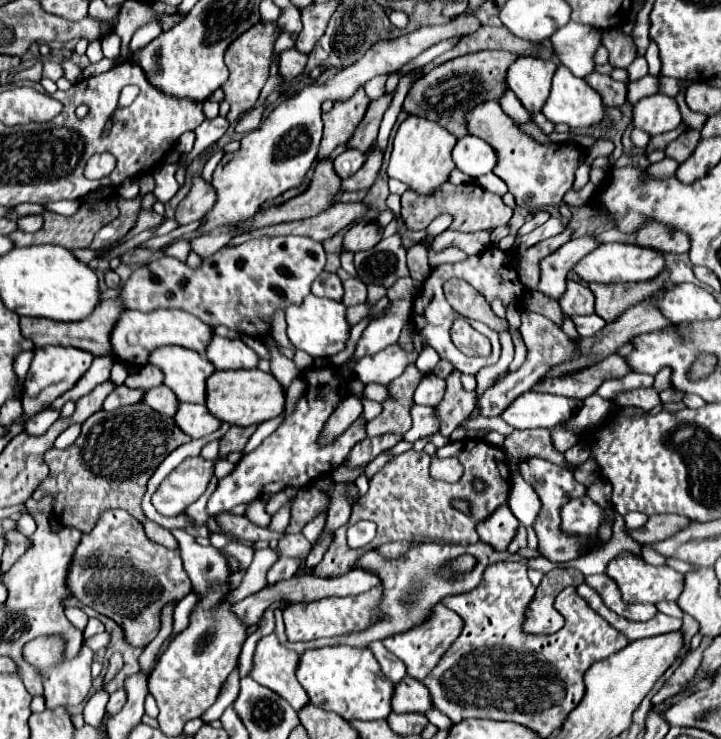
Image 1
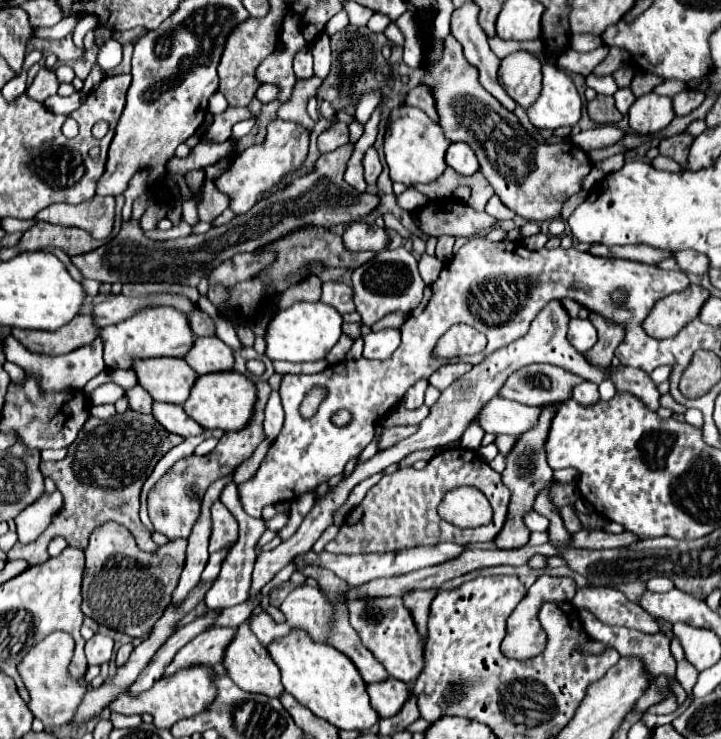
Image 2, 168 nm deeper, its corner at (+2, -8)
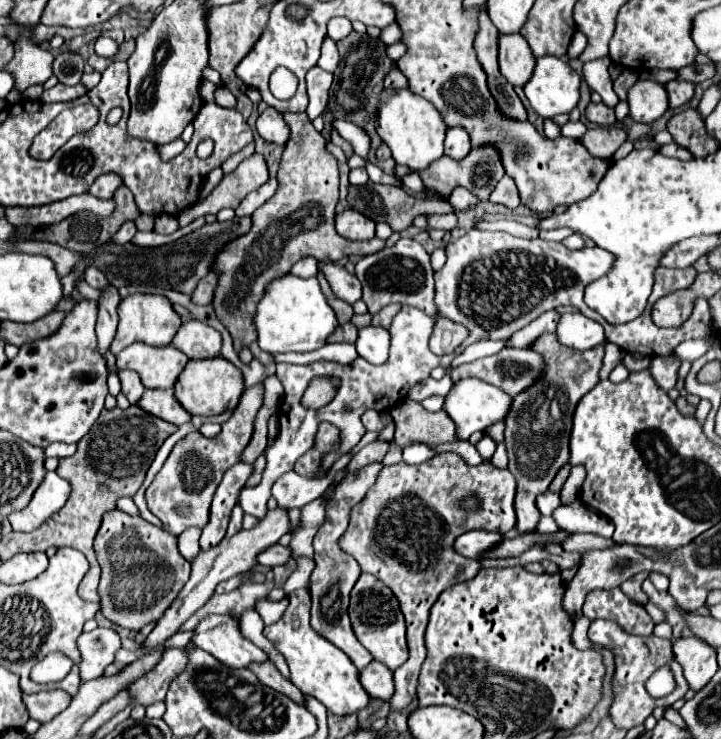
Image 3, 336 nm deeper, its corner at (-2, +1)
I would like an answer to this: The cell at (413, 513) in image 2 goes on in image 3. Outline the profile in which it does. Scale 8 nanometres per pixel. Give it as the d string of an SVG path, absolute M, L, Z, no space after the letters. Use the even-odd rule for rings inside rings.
M445 452L417 466L405 462L385 466L365 498L351 510L351 522L347 532L339 538L339 546L355 556L363 572L375 574L393 590L407 620L411 656L395 670L395 680L393 672L375 660L361 672L361 684L369 696L383 702L391 700L393 712L407 708L417 696L419 668L427 654L425 628L431 606L443 590L473 578L481 566L477 560L455 556L455 538L467 530L479 528L487 532L511 530L515 526L513 498L515 478L507 468L497 468L491 462L469 466L459 454ZM467 494L481 498L479 512L465 512L455 504Z

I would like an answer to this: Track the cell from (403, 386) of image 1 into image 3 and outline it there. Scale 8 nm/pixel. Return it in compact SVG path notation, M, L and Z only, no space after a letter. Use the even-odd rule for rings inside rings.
M406 398L391 408L391 416L395 422L395 444L407 446L411 442L421 444L439 444L455 440L455 424L447 416L447 412L430 412L419 402Z

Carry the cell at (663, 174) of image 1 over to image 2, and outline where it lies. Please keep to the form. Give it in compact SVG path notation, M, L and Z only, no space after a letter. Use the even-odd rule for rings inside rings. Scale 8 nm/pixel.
M659 155L651 161L651 165L655 165L655 169L663 169L663 171L681 171L683 167L677 165L677 161L673 161L671 157L665 157L665 155Z

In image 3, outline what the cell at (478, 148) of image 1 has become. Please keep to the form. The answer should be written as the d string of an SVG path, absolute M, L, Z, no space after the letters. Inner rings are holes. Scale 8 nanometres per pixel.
M449 128L445 138L445 154L461 160L463 156L467 156L467 152L471 152L471 138L467 136L467 132L463 128Z

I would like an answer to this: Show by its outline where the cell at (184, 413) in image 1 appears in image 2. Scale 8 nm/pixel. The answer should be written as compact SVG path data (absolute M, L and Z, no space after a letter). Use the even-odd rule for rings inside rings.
M155 403L153 405L153 417L171 433L181 435L181 437L191 437L191 435L201 435L203 427L195 425L179 405L171 403Z

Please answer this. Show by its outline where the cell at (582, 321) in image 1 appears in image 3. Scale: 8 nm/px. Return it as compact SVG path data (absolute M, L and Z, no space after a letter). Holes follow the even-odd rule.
M581 312L563 314L557 324L557 336L561 344L577 350L589 350L605 340L603 326Z

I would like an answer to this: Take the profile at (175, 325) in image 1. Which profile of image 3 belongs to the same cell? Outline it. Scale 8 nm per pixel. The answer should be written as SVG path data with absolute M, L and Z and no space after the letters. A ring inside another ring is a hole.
M131 294L119 302L119 328L117 336L111 344L111 354L117 356L123 348L129 344L141 340L149 346L169 346L171 340L175 338L175 332L181 328L183 320L181 316L173 310L173 304L159 294Z

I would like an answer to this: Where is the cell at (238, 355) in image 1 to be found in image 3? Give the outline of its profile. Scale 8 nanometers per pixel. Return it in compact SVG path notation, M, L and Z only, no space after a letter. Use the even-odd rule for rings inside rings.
M201 320L185 322L173 338L173 346L191 360L215 358L221 354L221 334Z

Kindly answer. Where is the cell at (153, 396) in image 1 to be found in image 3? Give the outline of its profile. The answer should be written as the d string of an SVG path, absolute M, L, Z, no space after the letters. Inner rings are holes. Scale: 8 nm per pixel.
M121 370L119 378L121 378L121 392L127 396L131 404L137 404L145 392L145 386L139 380L139 374L133 370Z

